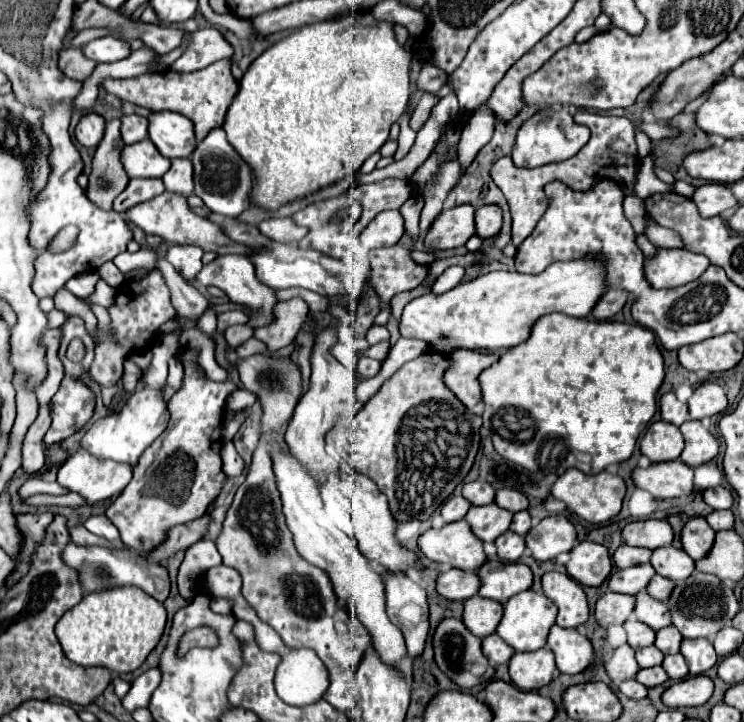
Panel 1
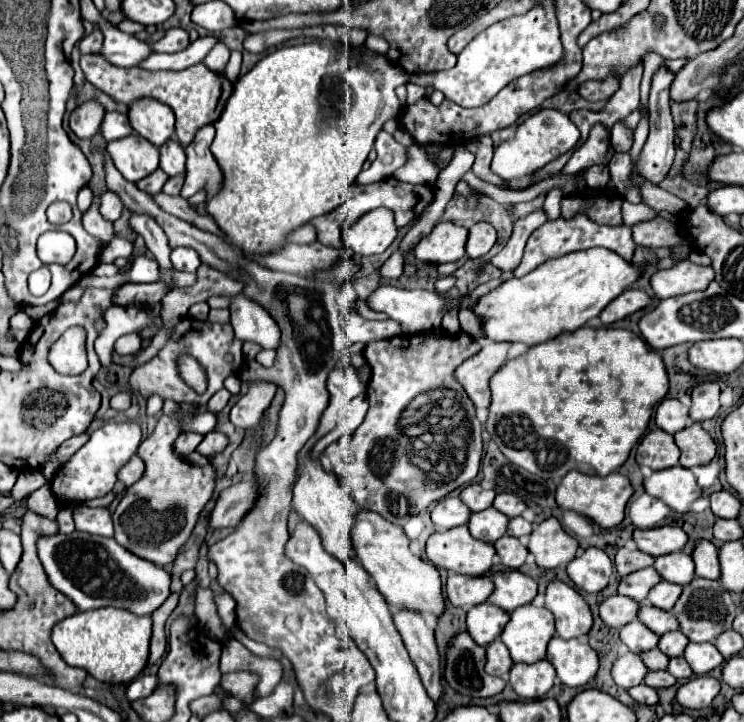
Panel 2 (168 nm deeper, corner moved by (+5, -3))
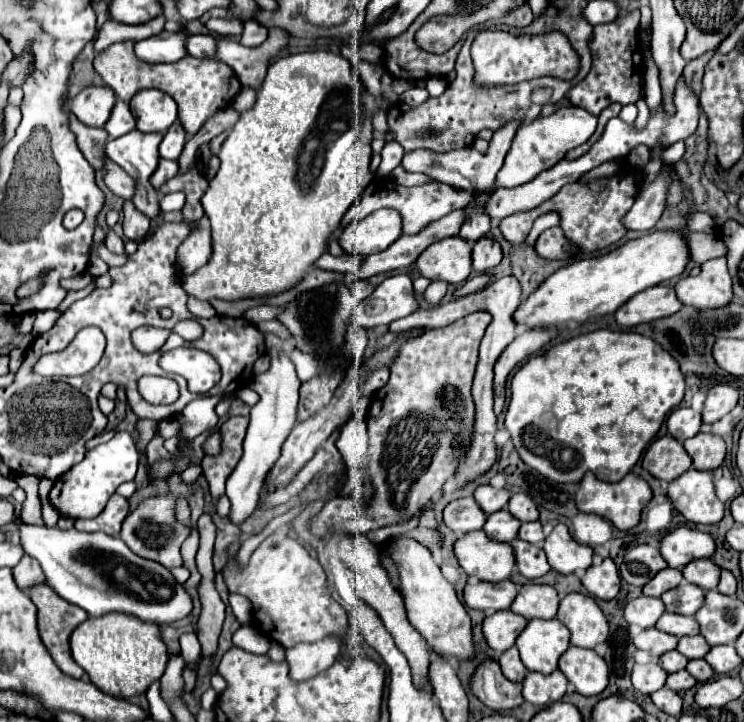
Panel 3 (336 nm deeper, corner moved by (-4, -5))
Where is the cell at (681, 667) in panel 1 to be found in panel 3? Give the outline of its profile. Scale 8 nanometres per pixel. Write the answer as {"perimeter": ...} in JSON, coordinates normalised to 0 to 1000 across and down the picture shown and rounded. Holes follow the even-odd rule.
{"perimeter":[[[927,914],[922,928],[944,947],[944,945],[952,945],[954,939],[960,939],[960,931],[957,931],[957,922],[946,914]]]}

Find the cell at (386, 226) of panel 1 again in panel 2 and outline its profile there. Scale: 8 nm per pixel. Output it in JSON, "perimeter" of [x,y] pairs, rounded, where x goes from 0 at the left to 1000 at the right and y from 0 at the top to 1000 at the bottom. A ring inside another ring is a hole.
{"perimeter":[[[504,288],[485,299],[461,321],[464,338],[480,355],[515,352],[526,335],[534,330],[534,313],[528,307],[528,294],[520,288]]]}

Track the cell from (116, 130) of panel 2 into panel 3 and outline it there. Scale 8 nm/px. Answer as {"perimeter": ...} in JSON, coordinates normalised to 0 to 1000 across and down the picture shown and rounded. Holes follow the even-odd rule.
{"perimeter":[[[159,139],[153,144],[153,152],[151,152],[151,158],[148,158],[140,177],[142,177],[148,191],[161,191],[161,188],[167,188],[167,186],[172,186],[175,180],[183,177],[183,166],[180,166],[180,161],[177,161],[169,141]]]}

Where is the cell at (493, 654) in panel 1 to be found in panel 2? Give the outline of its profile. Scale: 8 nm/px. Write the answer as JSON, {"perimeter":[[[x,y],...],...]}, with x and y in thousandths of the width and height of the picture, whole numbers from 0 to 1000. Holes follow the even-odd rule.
{"perimeter":[[[668,884],[655,895],[655,920],[652,928],[663,936],[679,936],[690,922],[690,914],[684,909],[681,895]]]}

